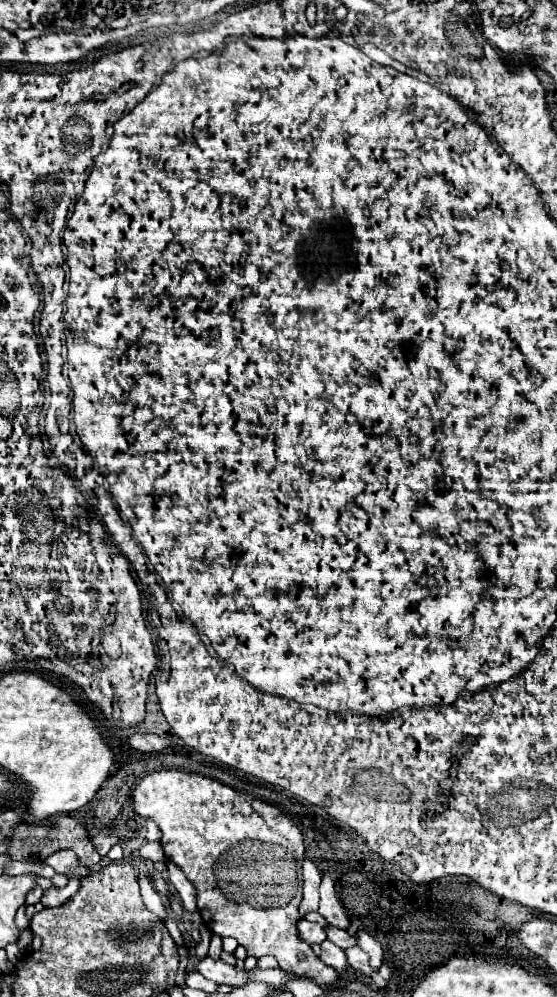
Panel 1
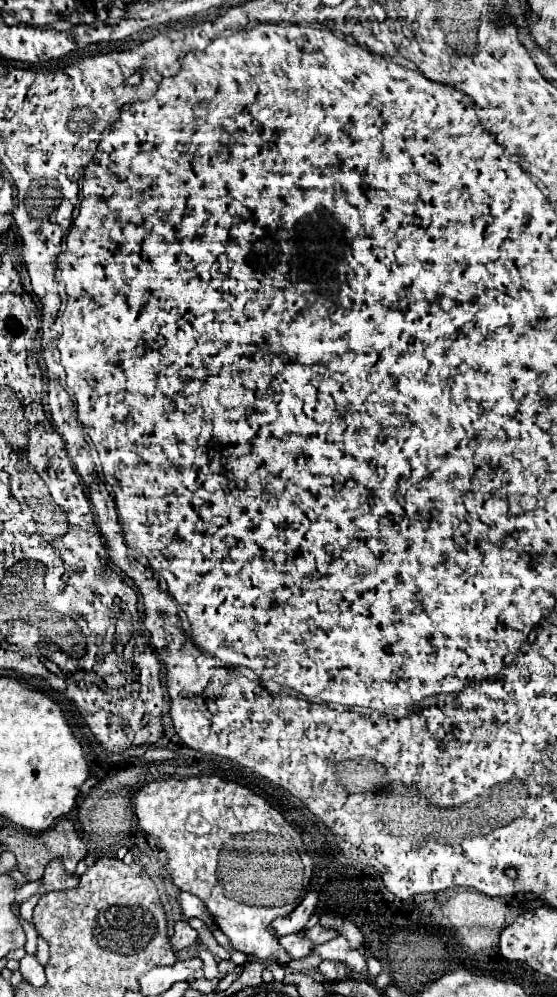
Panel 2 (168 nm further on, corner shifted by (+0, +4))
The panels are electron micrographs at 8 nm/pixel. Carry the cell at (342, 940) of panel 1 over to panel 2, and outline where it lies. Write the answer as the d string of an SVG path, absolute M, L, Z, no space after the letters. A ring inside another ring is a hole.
M317 924L317 926L309 928L309 930L303 930L303 936L305 936L307 940L311 940L313 944L323 944L323 942L327 942L329 938L335 938L335 936L339 936L339 934L333 934L333 930L325 930L325 928L321 928L321 926Z

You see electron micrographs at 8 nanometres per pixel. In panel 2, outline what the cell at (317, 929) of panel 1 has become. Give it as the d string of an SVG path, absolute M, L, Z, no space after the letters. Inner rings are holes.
M297 932L297 934L289 934L289 936L281 938L279 944L285 948L285 952L289 954L289 958L293 958L293 960L307 956L309 950L313 948L311 942L305 942L305 938L301 938L301 932Z

